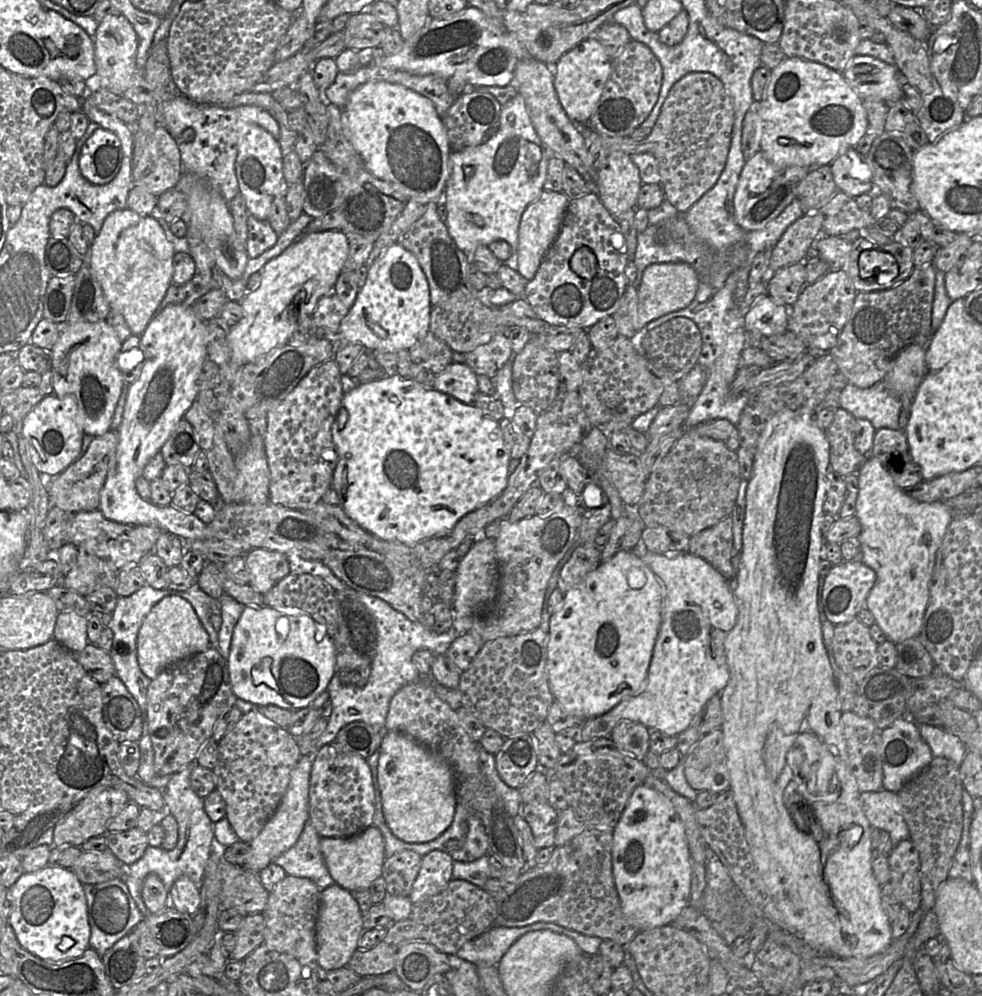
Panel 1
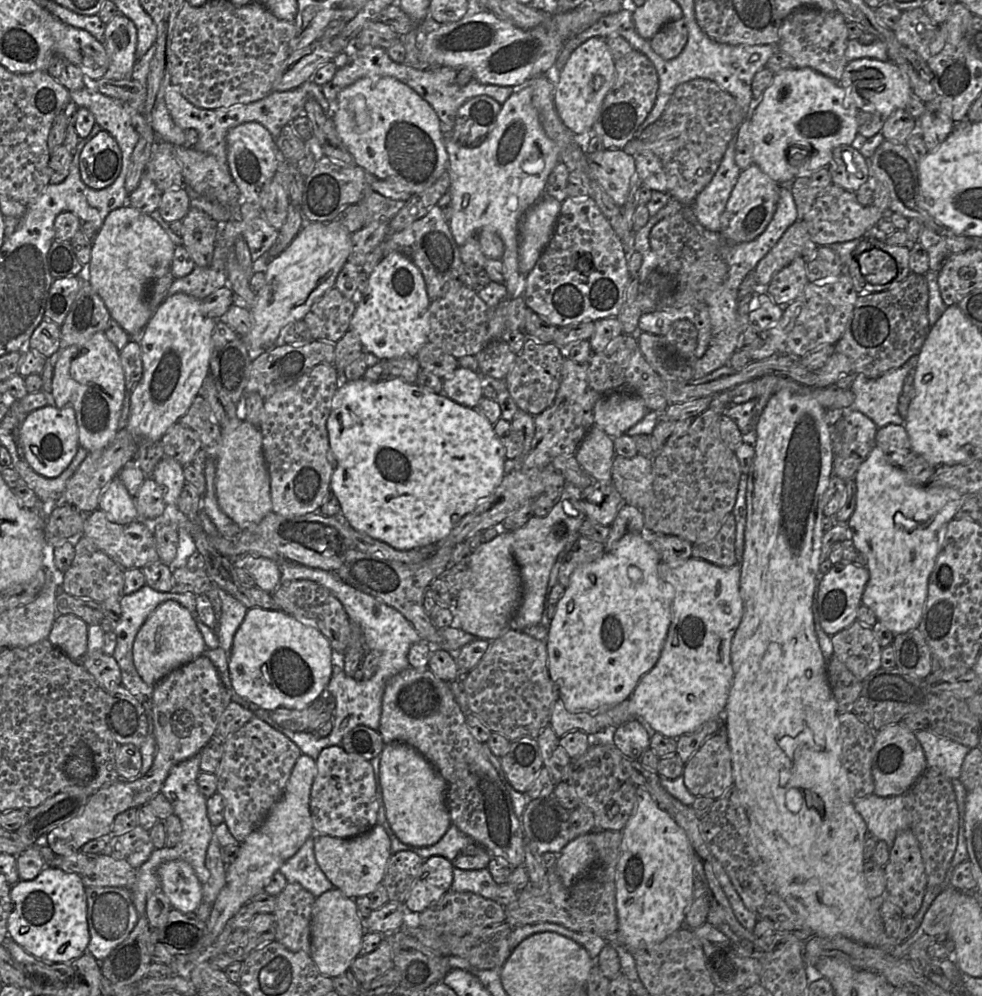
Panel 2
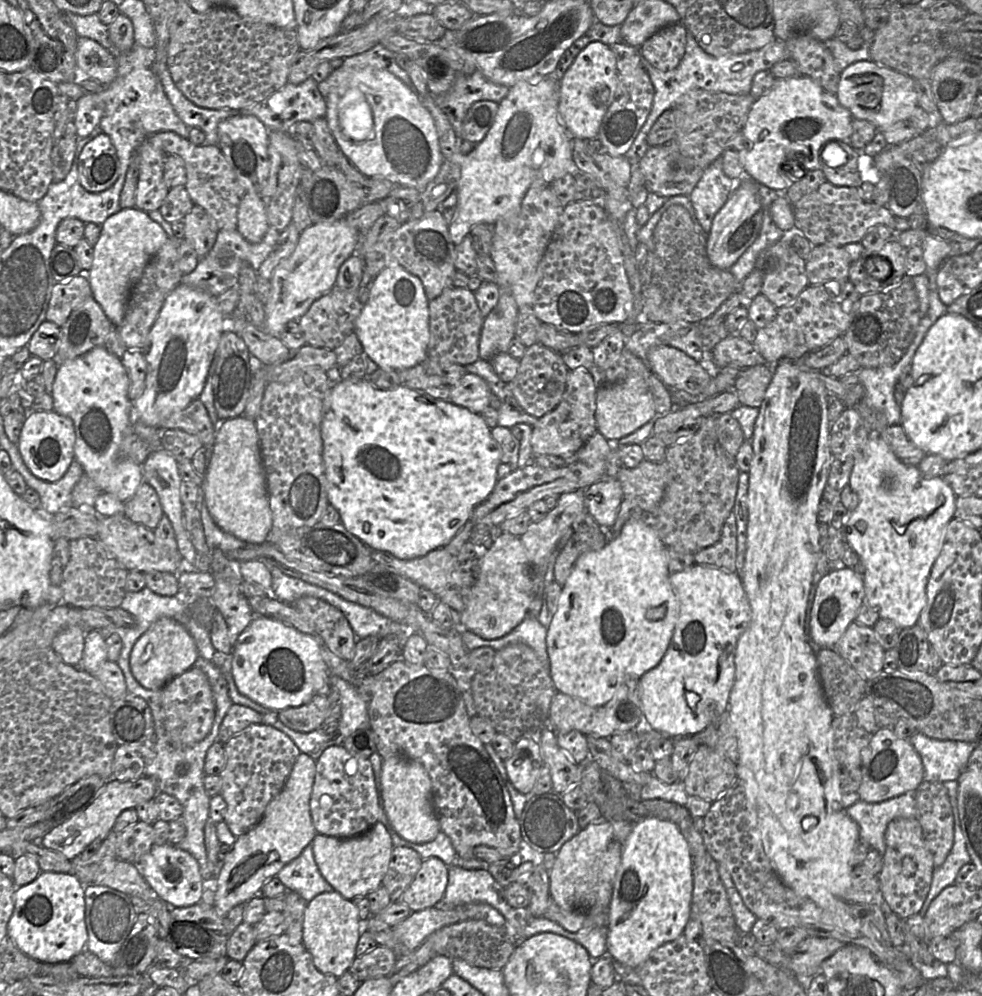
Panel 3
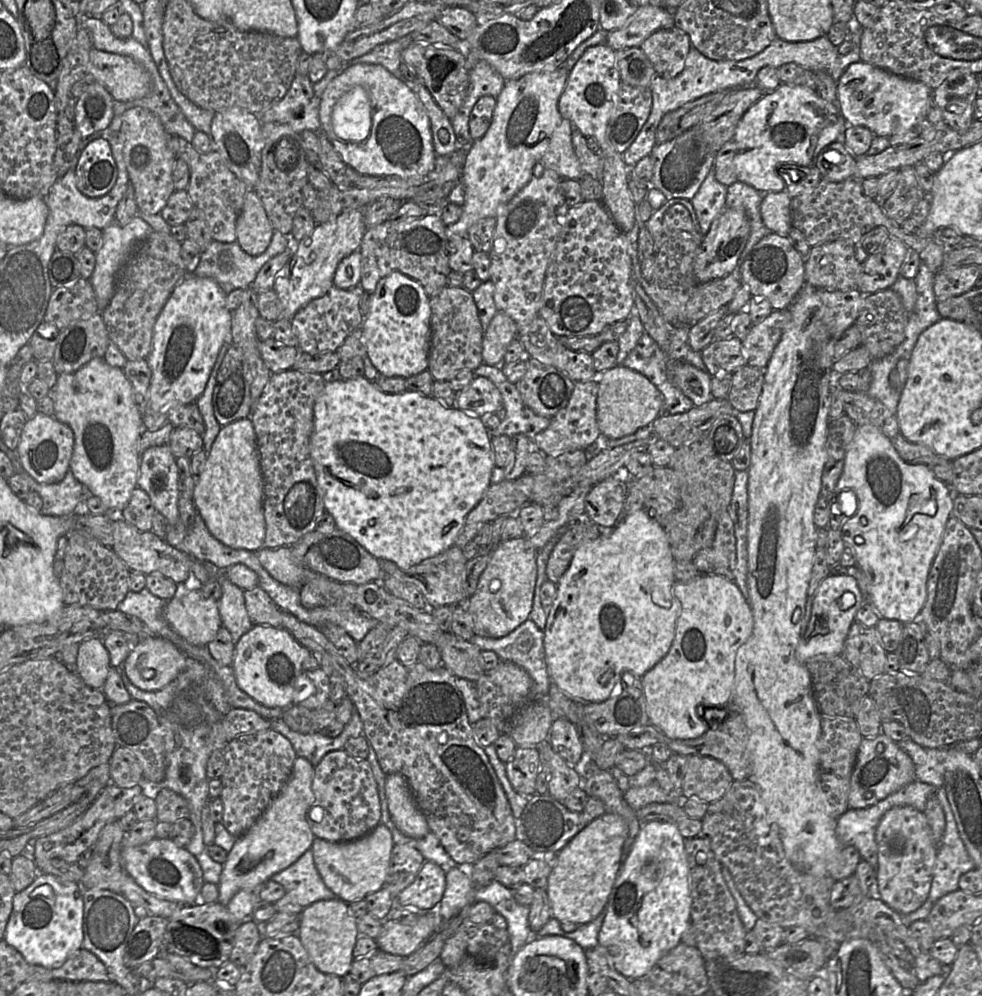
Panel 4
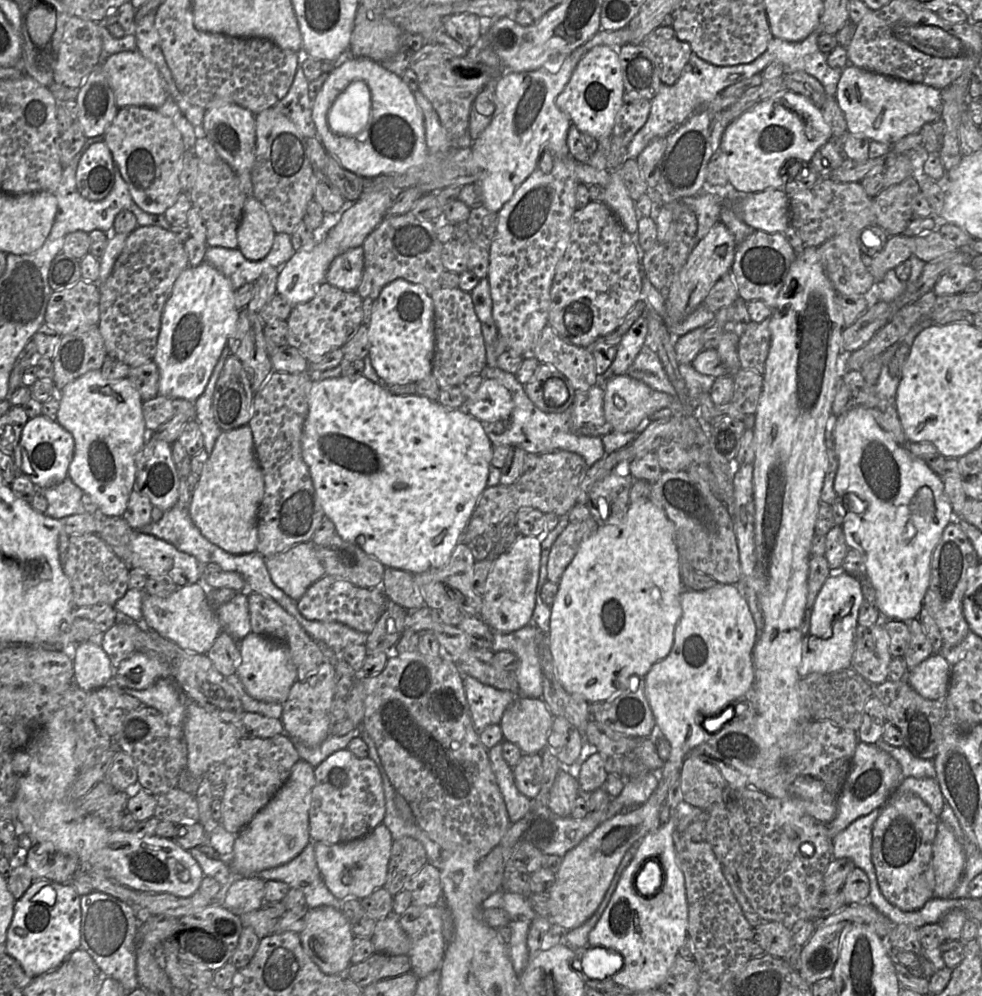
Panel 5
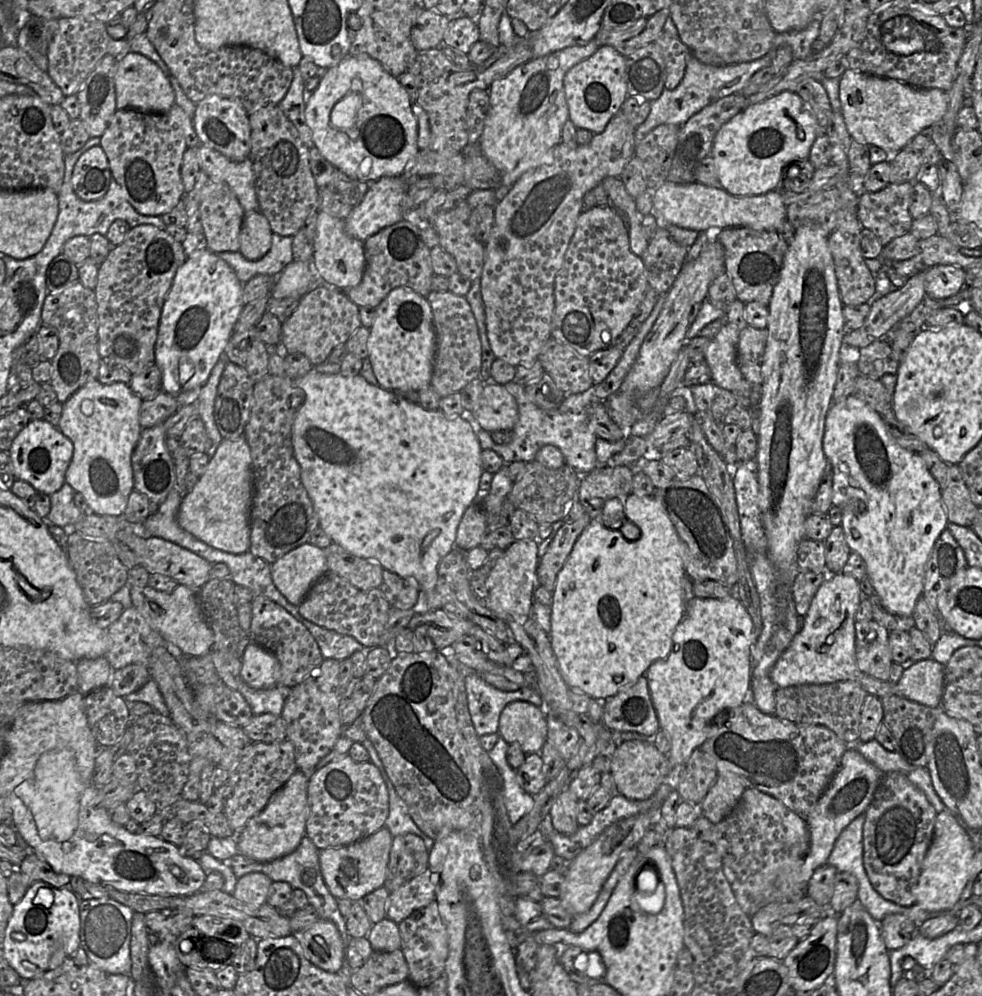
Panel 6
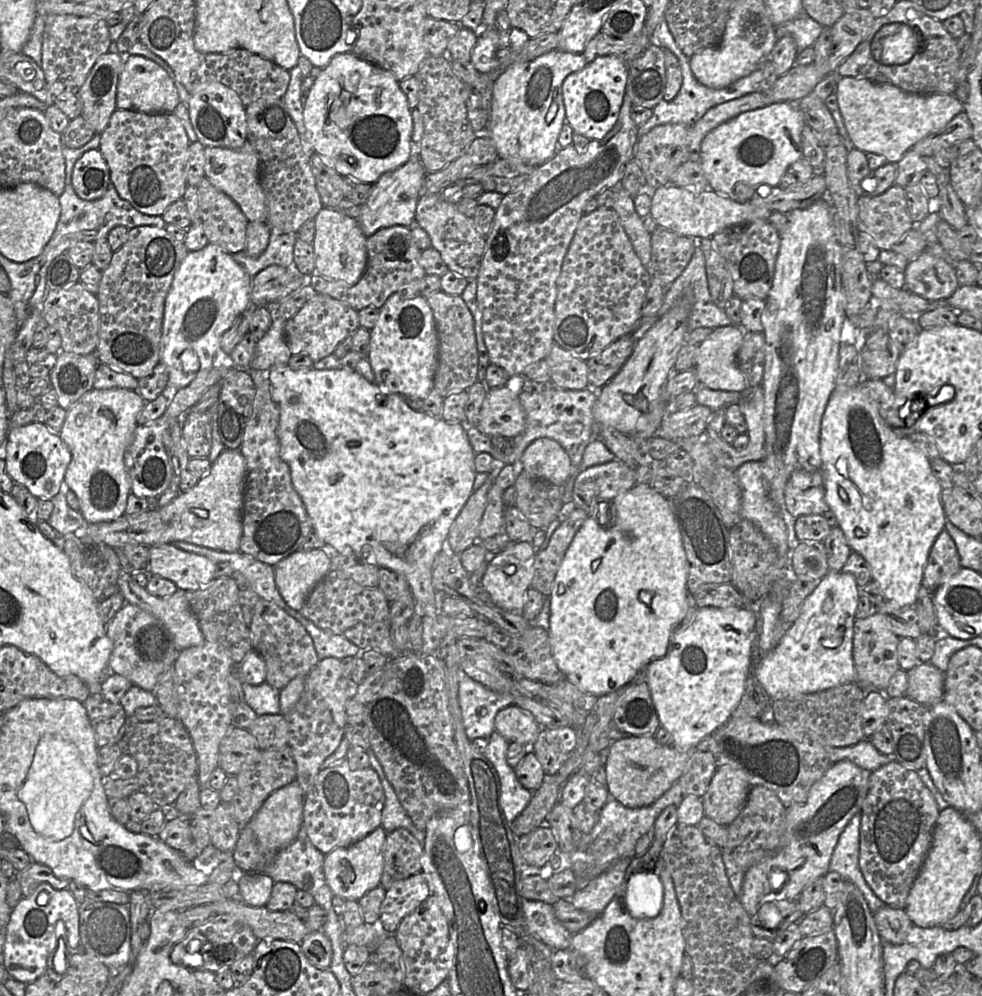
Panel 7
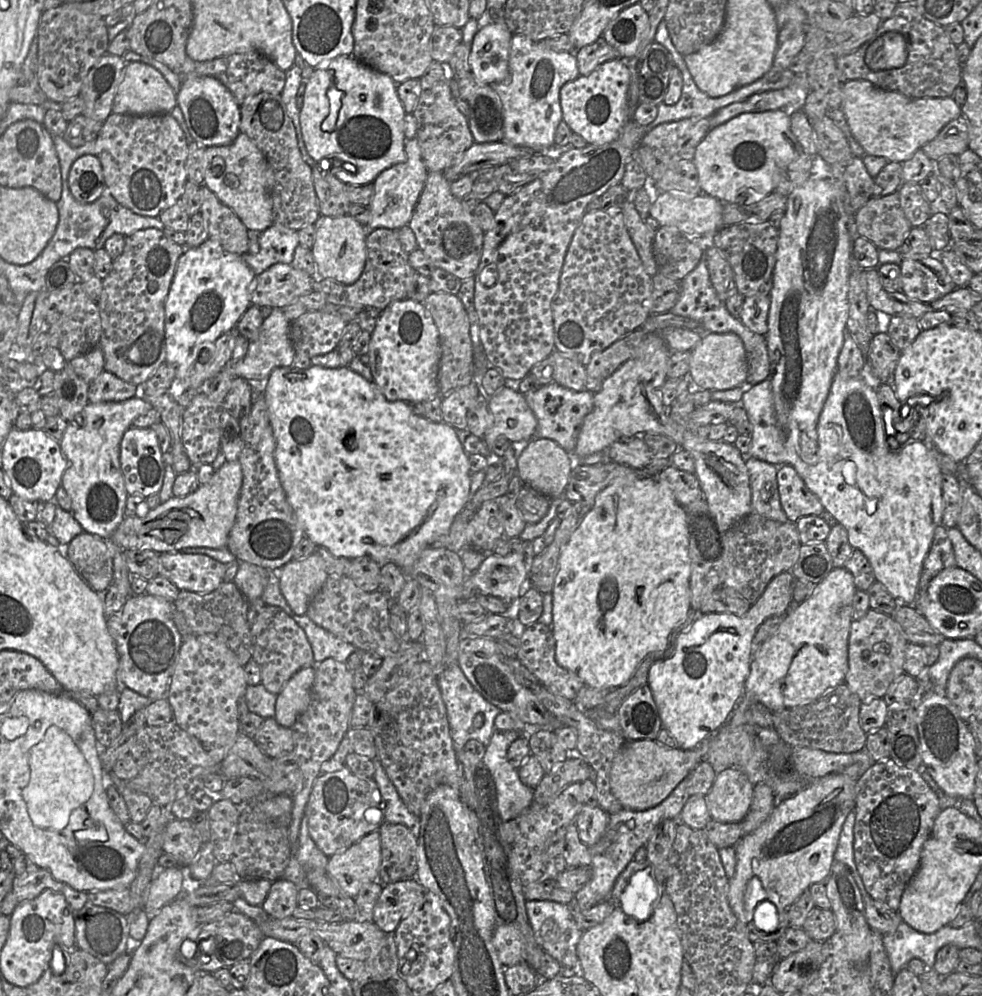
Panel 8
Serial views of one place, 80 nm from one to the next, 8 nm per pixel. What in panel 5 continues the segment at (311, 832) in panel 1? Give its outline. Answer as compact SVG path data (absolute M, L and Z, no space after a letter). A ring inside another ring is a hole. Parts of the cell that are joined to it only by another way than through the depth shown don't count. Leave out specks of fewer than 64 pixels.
M314 842L308 843L291 861L263 870L256 876L264 881L282 881L290 888L299 889L304 894L308 909L331 906L340 910L342 901L328 890L318 869L314 844Z

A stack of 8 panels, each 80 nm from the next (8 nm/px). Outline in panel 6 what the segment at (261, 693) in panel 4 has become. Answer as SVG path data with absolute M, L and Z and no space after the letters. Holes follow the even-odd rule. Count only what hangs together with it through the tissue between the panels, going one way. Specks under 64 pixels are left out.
M250 642L241 657L240 675L251 688L267 689L278 685L280 665L269 651Z

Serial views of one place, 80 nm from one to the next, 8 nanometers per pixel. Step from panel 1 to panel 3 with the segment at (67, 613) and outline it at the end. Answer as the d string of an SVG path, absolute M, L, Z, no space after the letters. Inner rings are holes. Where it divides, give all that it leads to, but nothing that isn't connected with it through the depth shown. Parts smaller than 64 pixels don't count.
M80 626L66 627L56 634L51 647L66 664L80 666L88 630Z

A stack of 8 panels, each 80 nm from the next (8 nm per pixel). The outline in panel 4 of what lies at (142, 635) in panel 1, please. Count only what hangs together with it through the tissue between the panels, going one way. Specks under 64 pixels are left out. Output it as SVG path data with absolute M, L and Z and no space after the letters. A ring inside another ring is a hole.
M160 636L142 639L124 661L127 678L137 688L154 692L174 681L186 667L186 655Z

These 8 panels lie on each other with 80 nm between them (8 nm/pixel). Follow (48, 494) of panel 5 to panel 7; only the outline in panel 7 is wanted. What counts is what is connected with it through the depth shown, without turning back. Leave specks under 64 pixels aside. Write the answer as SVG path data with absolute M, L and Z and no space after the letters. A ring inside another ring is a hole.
M63 481L59 492L50 499L53 511L47 522L61 535L75 533L80 528L85 528L86 521L80 511L73 510L66 501L65 493L69 487Z

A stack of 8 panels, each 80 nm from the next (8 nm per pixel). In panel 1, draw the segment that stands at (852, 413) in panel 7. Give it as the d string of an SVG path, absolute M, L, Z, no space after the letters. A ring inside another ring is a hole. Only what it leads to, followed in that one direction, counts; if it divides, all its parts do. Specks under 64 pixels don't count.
M872 455L866 456L859 469L858 480L859 493L855 515L861 524L858 540L863 551L862 562L876 573L876 580L866 599L866 605L887 638L898 644L906 639L918 637L921 633L930 599L929 586L936 553L953 519L953 510L945 501L920 502L911 497L907 490L895 484L891 472Z

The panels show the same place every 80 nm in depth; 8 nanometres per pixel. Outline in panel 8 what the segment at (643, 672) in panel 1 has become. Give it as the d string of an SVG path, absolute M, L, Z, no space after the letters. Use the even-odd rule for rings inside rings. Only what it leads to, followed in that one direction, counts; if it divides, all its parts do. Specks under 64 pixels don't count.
M621 477L615 479L596 496L594 506L574 531L559 558L558 571L552 590L553 622L551 627L555 638L556 662L577 675L585 686L591 688L613 689L627 683L642 662L654 662L674 651L676 636L685 624L691 609L690 575L687 513L677 502L671 490L661 484L657 478Z

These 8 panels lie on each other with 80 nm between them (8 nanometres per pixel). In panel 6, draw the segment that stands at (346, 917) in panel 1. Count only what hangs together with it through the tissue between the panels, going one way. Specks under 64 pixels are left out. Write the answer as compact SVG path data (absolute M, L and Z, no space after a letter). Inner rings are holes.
M319 919L297 935L308 961L326 972L341 972L345 966L346 947L333 922Z

